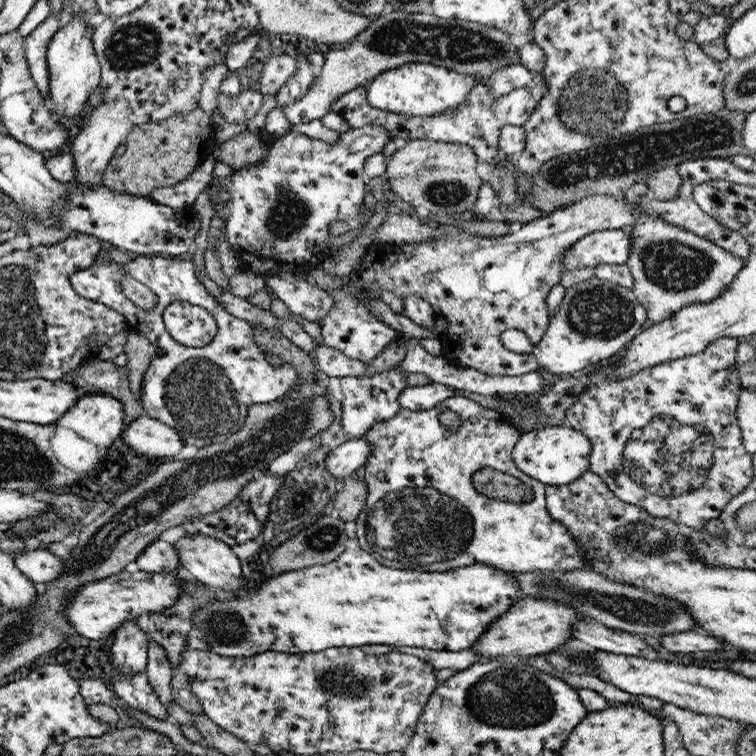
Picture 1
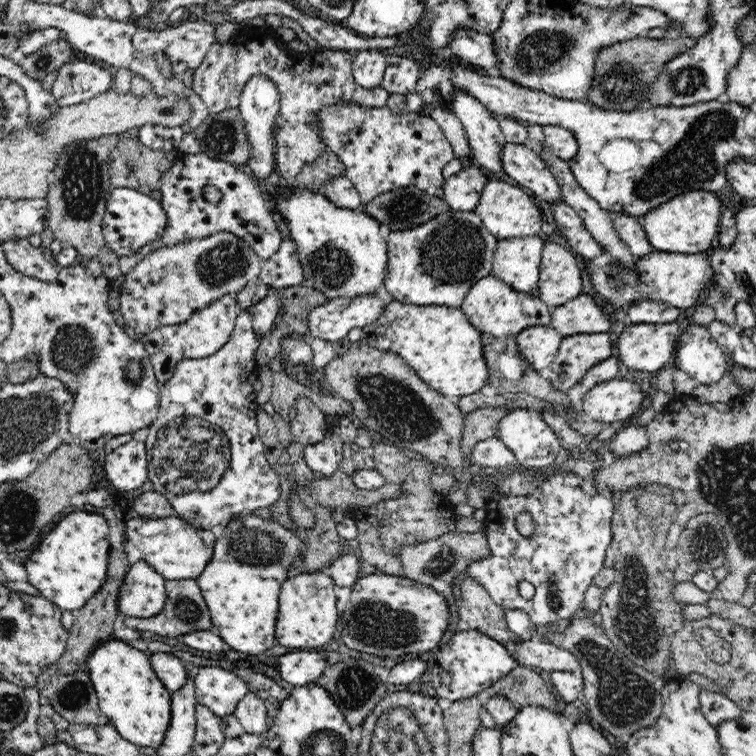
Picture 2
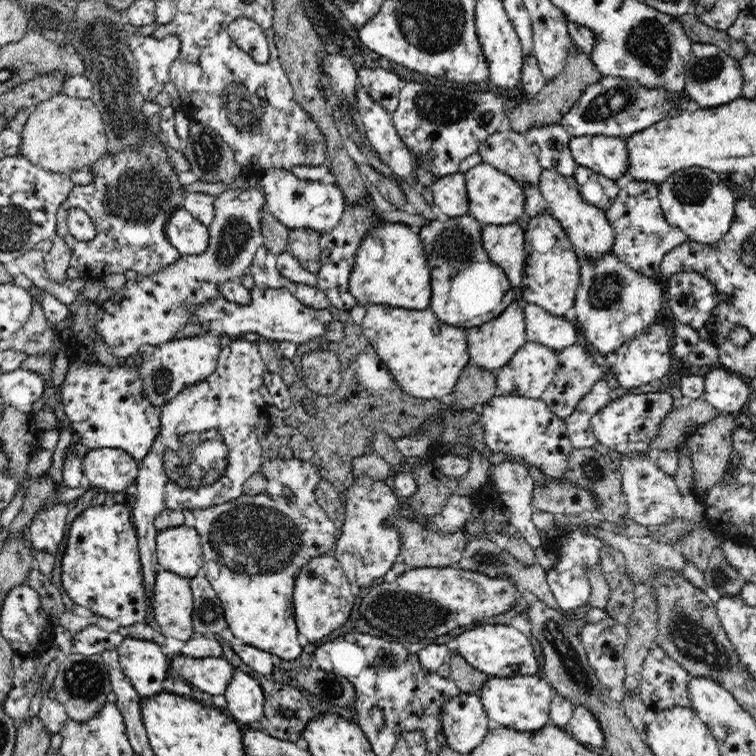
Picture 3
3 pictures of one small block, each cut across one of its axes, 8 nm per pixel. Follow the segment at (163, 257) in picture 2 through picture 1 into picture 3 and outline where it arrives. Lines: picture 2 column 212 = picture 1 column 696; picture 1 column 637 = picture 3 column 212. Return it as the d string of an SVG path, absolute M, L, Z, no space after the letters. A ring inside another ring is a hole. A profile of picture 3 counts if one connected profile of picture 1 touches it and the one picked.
M259 186L249 191L229 191L215 198L214 216L207 226L209 239L206 250L197 255L178 255L173 263L162 268L161 271L144 275L137 273L134 280L127 280L124 285L111 291L109 298L102 302L94 313L94 327L108 344L117 353L120 360L127 359L134 354L142 344L164 344L173 340L187 324L192 322L190 316L194 314L194 306L205 306L223 298L220 284L239 281L249 274L250 266L258 249L264 244L264 237L260 228L261 210L265 207L264 195Z

